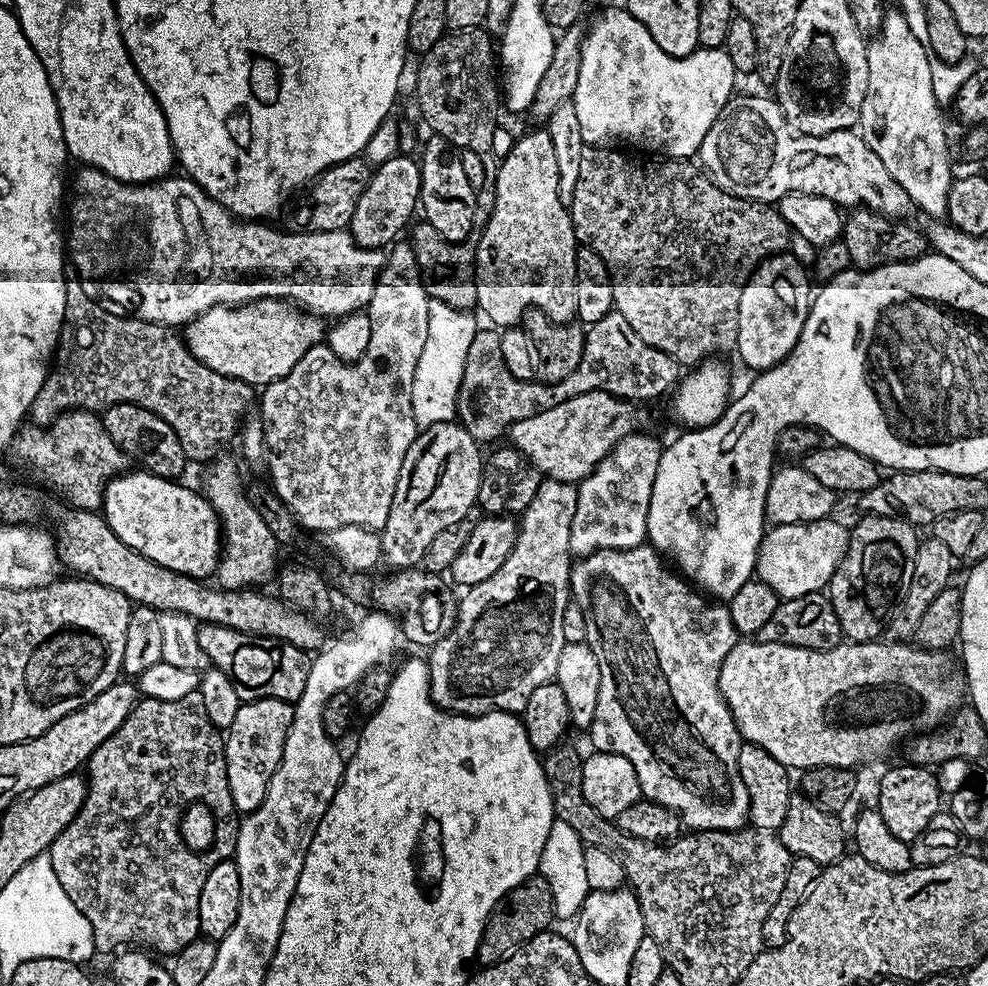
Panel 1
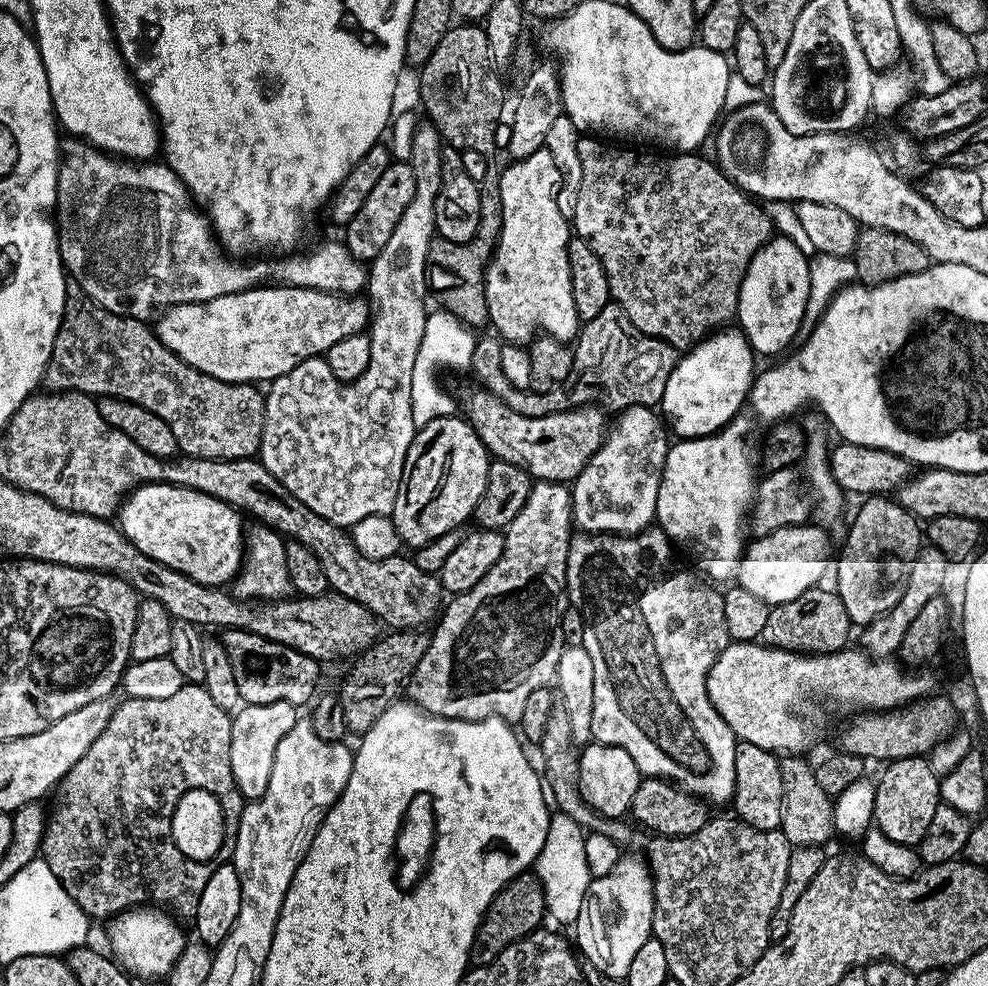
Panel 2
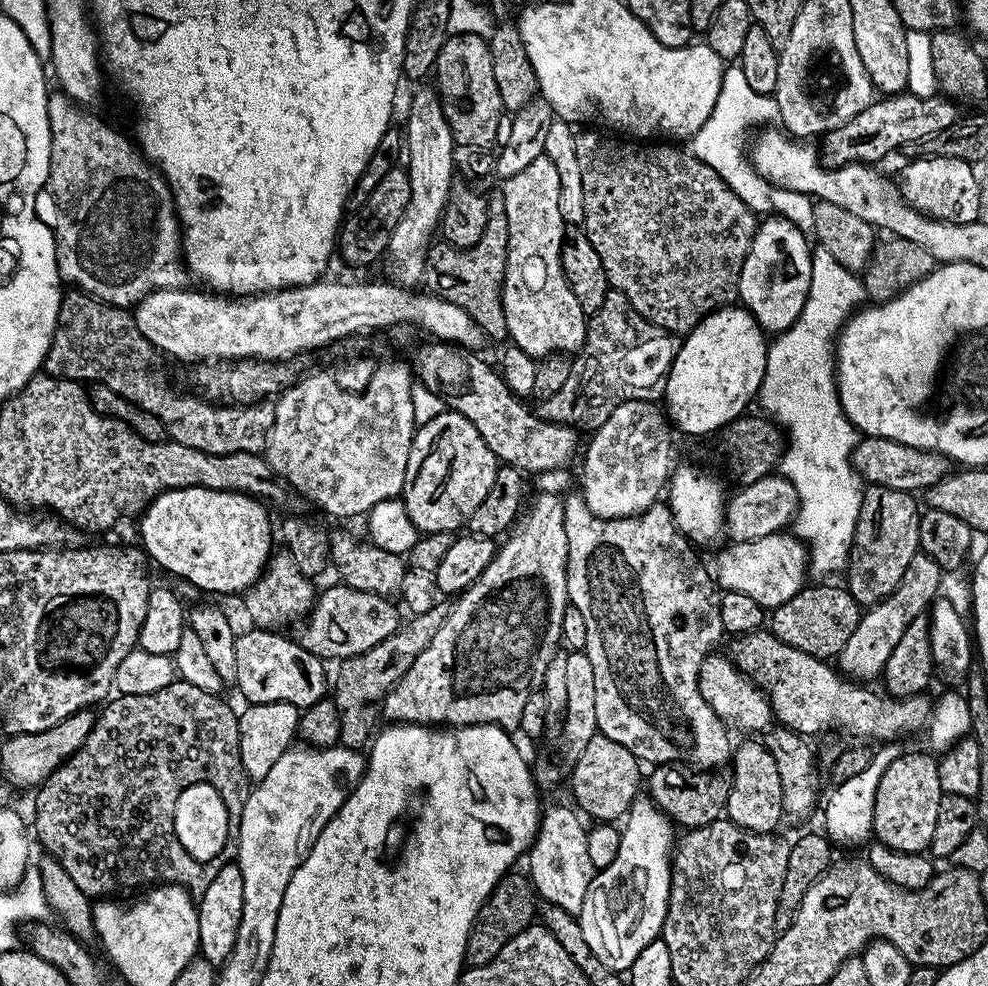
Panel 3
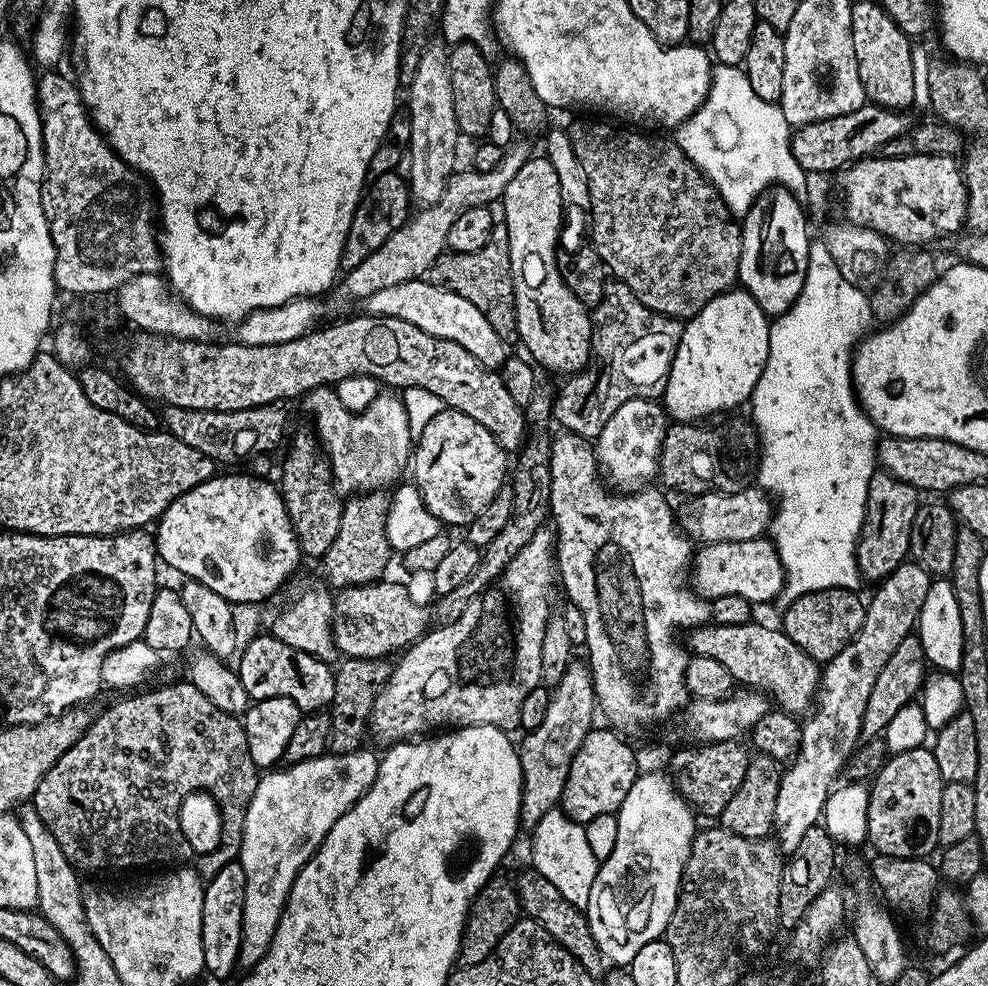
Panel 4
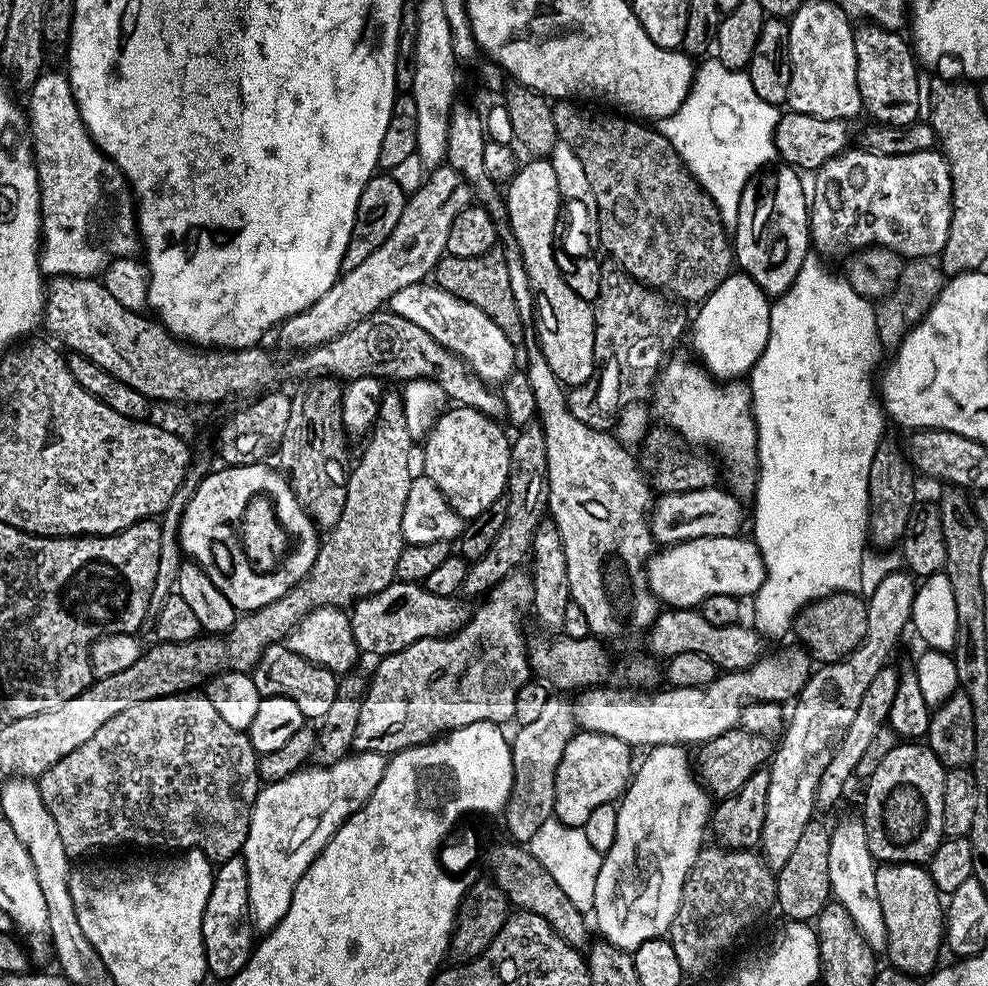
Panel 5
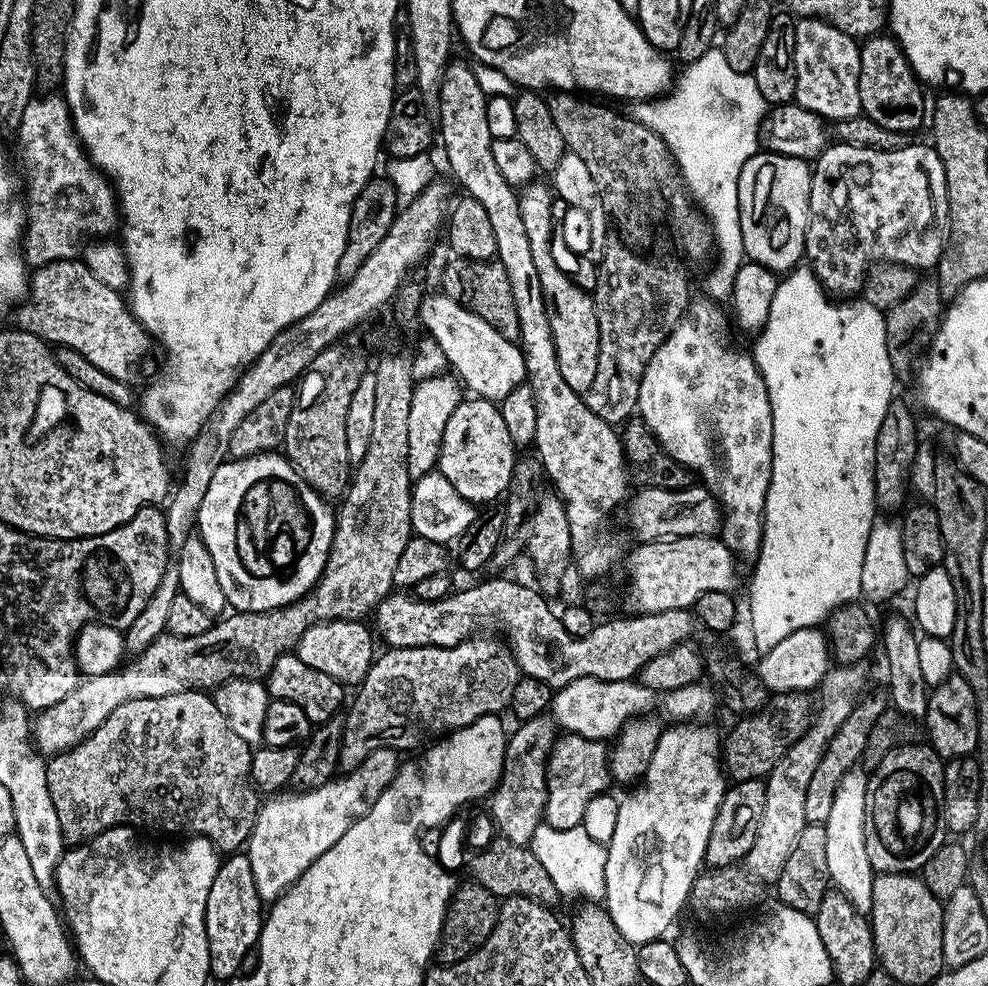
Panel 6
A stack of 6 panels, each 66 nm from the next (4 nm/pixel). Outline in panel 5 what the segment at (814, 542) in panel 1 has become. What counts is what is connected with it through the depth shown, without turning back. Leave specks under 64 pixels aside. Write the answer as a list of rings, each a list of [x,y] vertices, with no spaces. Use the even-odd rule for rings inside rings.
[[[743,535],[694,538],[657,551],[648,562],[648,585],[657,601],[669,609],[695,609],[710,594],[755,597],[764,585],[766,566],[755,540]],[[660,552],[660,553],[659,553]],[[748,596],[748,597],[747,597]]]

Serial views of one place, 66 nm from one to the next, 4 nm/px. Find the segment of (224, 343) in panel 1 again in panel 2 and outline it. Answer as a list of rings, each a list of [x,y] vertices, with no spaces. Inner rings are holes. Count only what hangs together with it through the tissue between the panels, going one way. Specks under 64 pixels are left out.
[[[257,286],[245,292],[222,294],[222,298],[210,298],[206,302],[173,304],[159,313],[160,321],[154,324],[156,337],[182,362],[194,366],[202,374],[210,374],[216,380],[231,384],[271,382],[285,376],[294,366],[312,356],[323,357],[342,338],[363,332],[370,324],[370,304],[360,294],[337,294],[313,288]]]

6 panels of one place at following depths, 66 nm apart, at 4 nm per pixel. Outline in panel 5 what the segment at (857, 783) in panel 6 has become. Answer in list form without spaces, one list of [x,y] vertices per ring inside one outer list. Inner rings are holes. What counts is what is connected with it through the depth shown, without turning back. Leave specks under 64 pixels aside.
[[[859,819],[848,820],[831,829],[830,882],[835,903],[840,904],[854,918],[854,926],[866,938],[873,952],[880,954],[887,949],[886,922],[882,918],[882,905],[878,903],[878,882],[874,882],[878,864],[872,859],[866,830]]]

